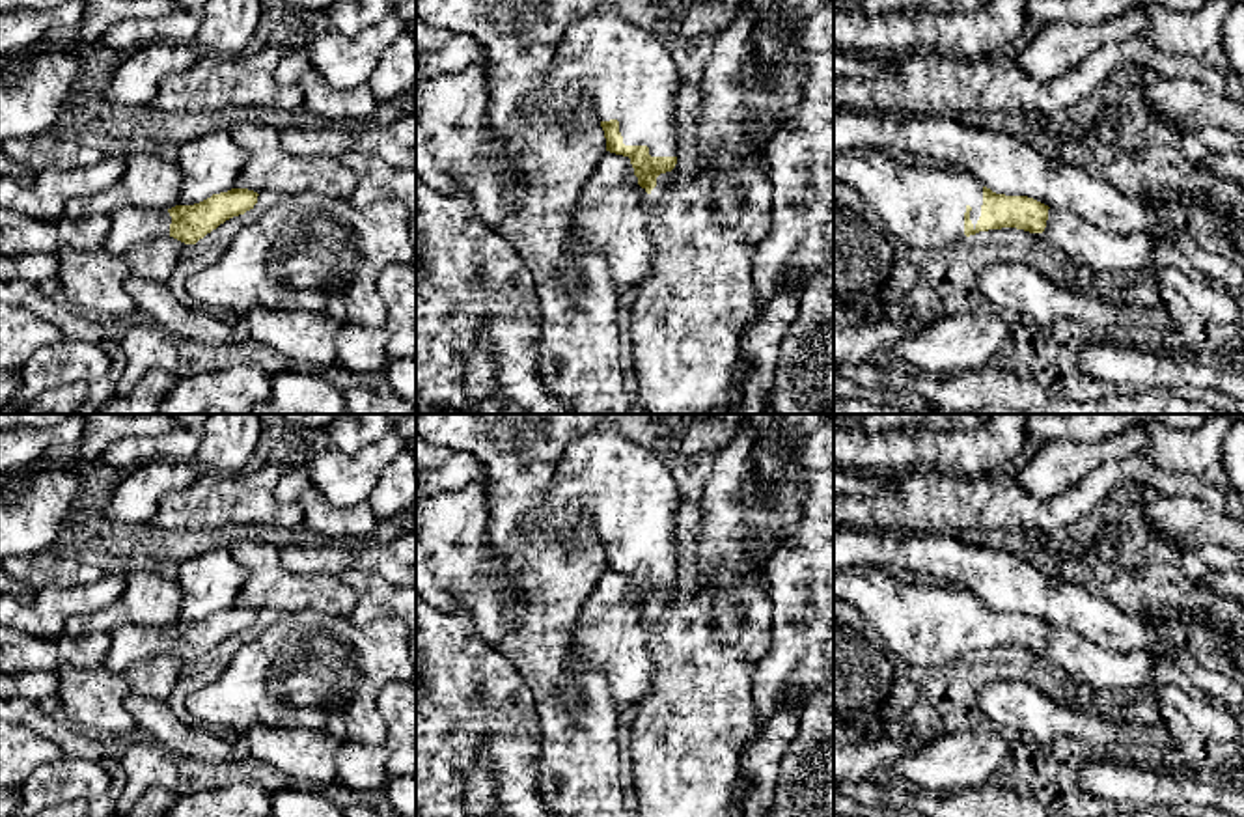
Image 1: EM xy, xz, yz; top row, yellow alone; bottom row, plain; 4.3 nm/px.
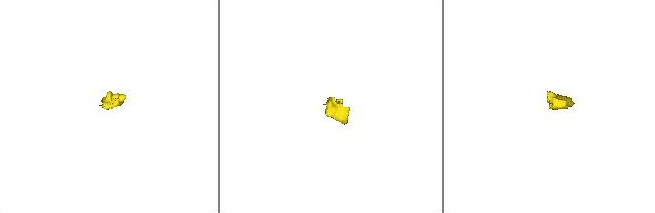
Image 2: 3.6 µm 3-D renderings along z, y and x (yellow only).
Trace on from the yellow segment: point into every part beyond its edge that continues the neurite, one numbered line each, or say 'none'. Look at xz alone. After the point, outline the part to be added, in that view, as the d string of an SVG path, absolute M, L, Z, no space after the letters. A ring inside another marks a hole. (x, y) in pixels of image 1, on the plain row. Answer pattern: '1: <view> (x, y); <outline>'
1: xz (625, 491); M599 414L597 423L567 446L546 500L524 517L522 532L541 530L565 541L582 519L589 519L599 541L619 539L625 563L647 563L651 575L677 575L677 485L655 451L615 433L612 418Z

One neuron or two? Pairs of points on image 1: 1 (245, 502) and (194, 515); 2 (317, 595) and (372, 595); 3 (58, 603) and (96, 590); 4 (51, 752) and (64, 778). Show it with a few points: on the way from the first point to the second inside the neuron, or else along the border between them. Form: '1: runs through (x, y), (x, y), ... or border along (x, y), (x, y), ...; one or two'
1: runs through (232, 502), (207, 504); one
2: border along (338, 577), (355, 592), (355, 607), (349, 616); two
3: runs through (68, 601), (86, 599); one
4: border along (62, 756), (41, 763), (21, 788); two

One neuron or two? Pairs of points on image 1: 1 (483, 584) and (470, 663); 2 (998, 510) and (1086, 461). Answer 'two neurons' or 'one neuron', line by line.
1: two neurons
2: two neurons

